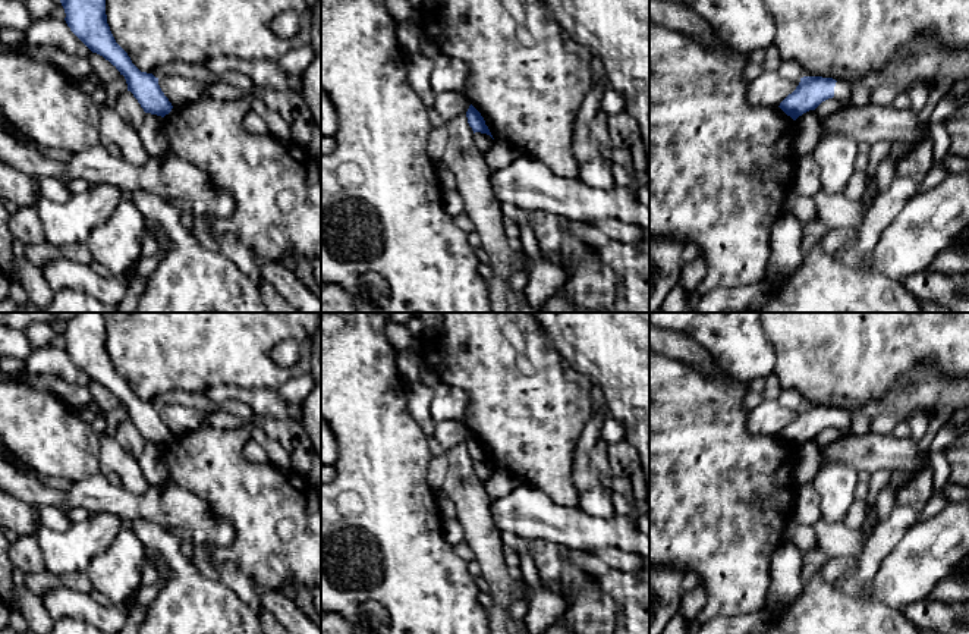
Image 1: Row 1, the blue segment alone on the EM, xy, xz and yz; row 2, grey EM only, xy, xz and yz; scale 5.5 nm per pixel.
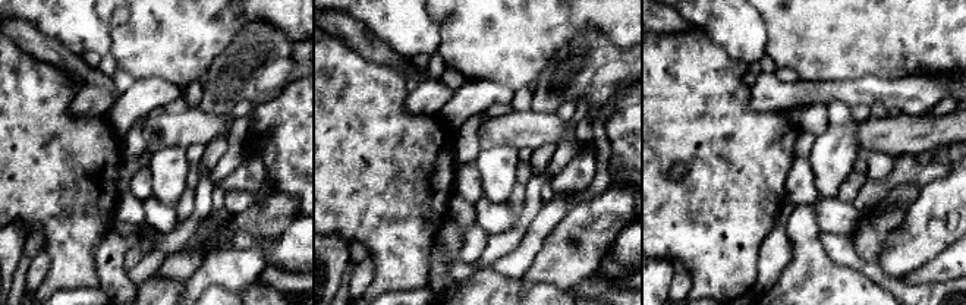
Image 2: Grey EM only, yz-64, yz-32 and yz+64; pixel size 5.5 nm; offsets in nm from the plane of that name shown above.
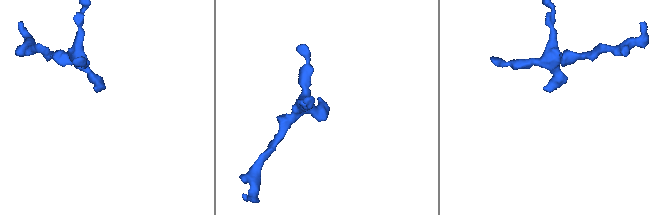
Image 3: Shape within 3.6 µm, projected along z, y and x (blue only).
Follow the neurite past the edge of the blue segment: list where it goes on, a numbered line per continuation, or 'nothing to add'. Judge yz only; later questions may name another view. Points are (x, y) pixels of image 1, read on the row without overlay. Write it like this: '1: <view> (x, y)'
1: yz (842, 420)

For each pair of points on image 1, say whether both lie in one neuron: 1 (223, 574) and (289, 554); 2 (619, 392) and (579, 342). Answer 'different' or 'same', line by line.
1: different
2: same

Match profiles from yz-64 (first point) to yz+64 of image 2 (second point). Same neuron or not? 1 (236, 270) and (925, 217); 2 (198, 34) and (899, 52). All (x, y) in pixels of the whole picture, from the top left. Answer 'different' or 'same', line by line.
1: same
2: same

